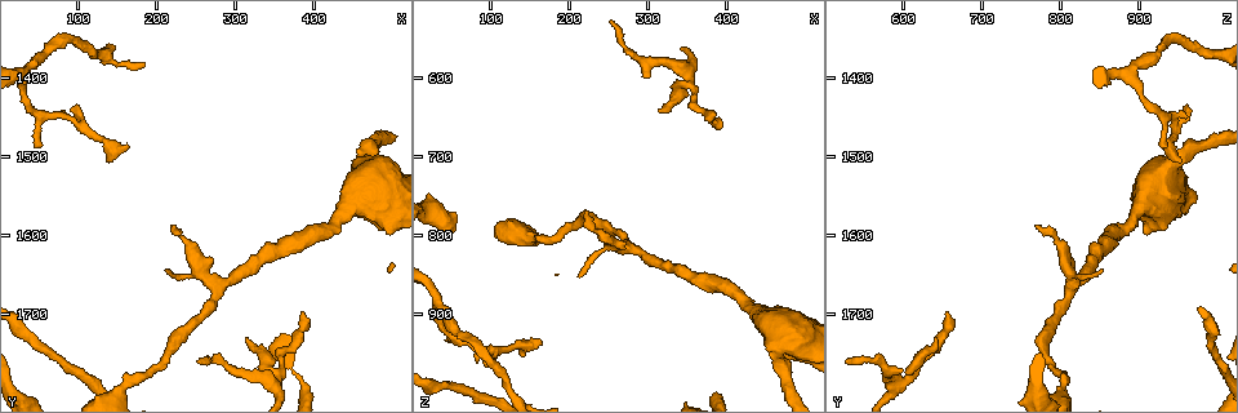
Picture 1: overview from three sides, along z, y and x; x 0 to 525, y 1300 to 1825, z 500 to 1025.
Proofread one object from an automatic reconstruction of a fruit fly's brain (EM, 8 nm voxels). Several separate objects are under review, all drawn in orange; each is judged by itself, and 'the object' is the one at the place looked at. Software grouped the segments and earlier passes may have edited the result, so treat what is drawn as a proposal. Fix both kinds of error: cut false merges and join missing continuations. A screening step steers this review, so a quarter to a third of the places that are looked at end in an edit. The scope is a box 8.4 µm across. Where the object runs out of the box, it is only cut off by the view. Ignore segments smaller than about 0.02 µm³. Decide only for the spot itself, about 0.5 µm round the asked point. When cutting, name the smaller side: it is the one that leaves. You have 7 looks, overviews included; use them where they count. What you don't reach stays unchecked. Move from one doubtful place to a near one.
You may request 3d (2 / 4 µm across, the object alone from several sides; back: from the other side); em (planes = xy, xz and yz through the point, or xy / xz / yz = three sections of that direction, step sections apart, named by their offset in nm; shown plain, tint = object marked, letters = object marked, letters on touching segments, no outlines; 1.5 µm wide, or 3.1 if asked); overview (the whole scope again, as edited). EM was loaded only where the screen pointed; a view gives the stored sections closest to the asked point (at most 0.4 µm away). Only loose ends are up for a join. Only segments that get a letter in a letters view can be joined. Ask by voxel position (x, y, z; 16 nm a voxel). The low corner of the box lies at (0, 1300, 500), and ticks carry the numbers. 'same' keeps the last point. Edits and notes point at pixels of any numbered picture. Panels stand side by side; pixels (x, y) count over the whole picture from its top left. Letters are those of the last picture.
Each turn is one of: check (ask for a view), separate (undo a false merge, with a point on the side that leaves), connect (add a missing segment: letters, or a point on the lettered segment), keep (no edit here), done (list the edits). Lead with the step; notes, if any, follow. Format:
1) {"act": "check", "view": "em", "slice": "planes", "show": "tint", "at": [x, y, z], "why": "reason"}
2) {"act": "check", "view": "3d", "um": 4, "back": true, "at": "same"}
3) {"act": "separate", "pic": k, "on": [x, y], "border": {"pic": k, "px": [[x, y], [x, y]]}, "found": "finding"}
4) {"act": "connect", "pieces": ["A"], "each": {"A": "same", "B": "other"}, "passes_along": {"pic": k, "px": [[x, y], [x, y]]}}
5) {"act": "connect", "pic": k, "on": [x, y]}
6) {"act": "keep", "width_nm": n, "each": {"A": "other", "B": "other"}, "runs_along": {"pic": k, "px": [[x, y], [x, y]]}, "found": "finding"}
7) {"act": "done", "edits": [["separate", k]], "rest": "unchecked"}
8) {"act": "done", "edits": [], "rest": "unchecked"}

{"act": "check", "view": "em", "slice": "xy", "step": 8, "show": "tint", "at": [390, 1700, 655], "why": "thin end"}

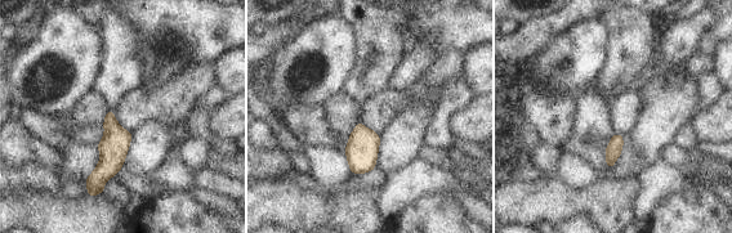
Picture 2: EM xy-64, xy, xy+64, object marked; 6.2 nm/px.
{"act": "check", "view": "em", "slice": "planes", "show": "letters", "at": "same", "why": "cut it another way"}

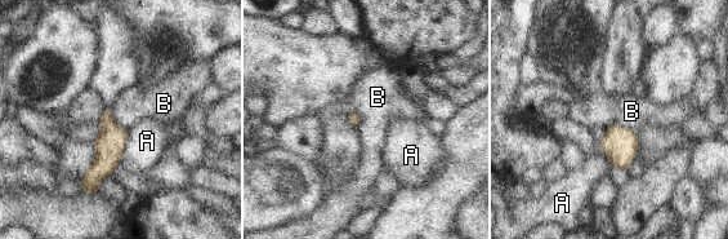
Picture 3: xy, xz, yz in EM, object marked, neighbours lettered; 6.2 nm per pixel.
{"act": "keep", "longest_contact_nm": ["A", 260], "each": {"A": "other", "B": "other"}, "border": {"pic": 3, "px": [[606, 128], [621, 124], [635, 133]]}, "found": "no lettered segment goes on from it"}

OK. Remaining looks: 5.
{"act": "check", "view": "3d", "um": 2, "at": [220, 1585, 770], "why": "an open end"}

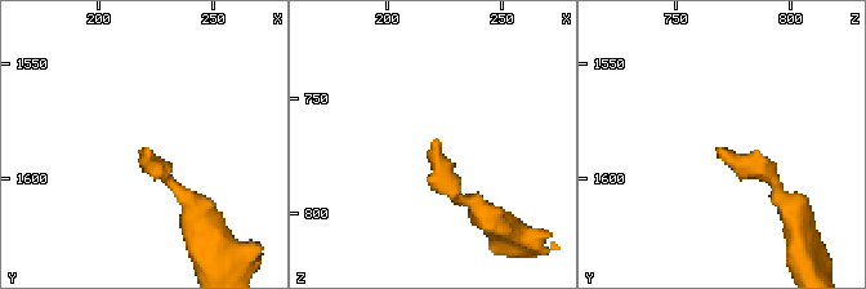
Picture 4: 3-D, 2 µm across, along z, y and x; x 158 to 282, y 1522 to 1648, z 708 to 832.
{"act": "check", "view": "em", "slice": "planes", "show": "letters", "at": [221, 1588, 770], "why": "now the EM"}

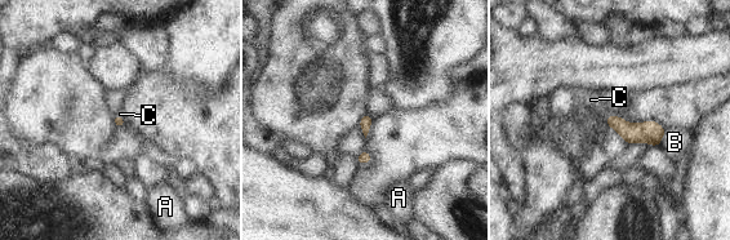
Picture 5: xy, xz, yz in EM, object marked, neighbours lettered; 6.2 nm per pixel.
{"act": "connect", "pieces": ["C"], "longest_contact_nm": ["B", 110], "each": {"A": "other", "B": "other", "C": "same"}, "found": "it goes on there"}

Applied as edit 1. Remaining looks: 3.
{"act": "check", "view": "overview", "why": "redraw"}

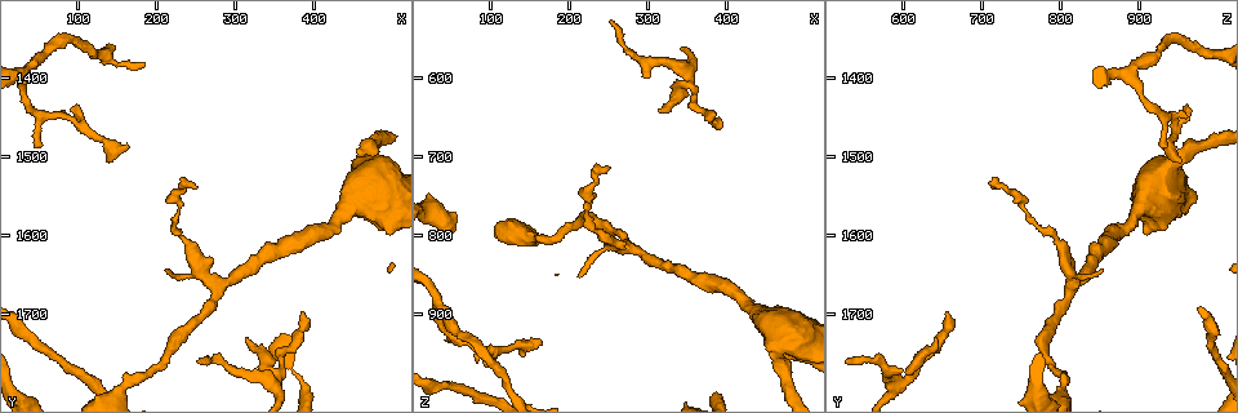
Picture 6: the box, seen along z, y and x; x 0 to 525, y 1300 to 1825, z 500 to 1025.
{"act": "check", "view": "em", "um": 3.1, "slice": "xy", "step": 8, "show": "letters", "at": [50, 1490, 935], "why": "an open end"}

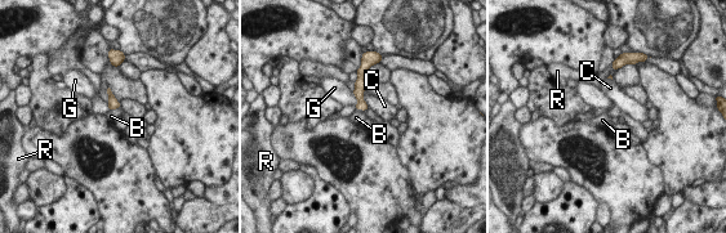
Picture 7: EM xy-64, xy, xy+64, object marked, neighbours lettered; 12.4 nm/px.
{"act": "keep", "width_nm": 90, "each": {"B": "other", "C": "other", "G": "other", "R": "other"}, "border": {"pic": 7, "px": [[119, 107], [110, 111]]}, "found": "none of them fits"}

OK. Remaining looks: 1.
{"act": "done", "edits": [["connect", 5]], "rest": "unchecked"}

